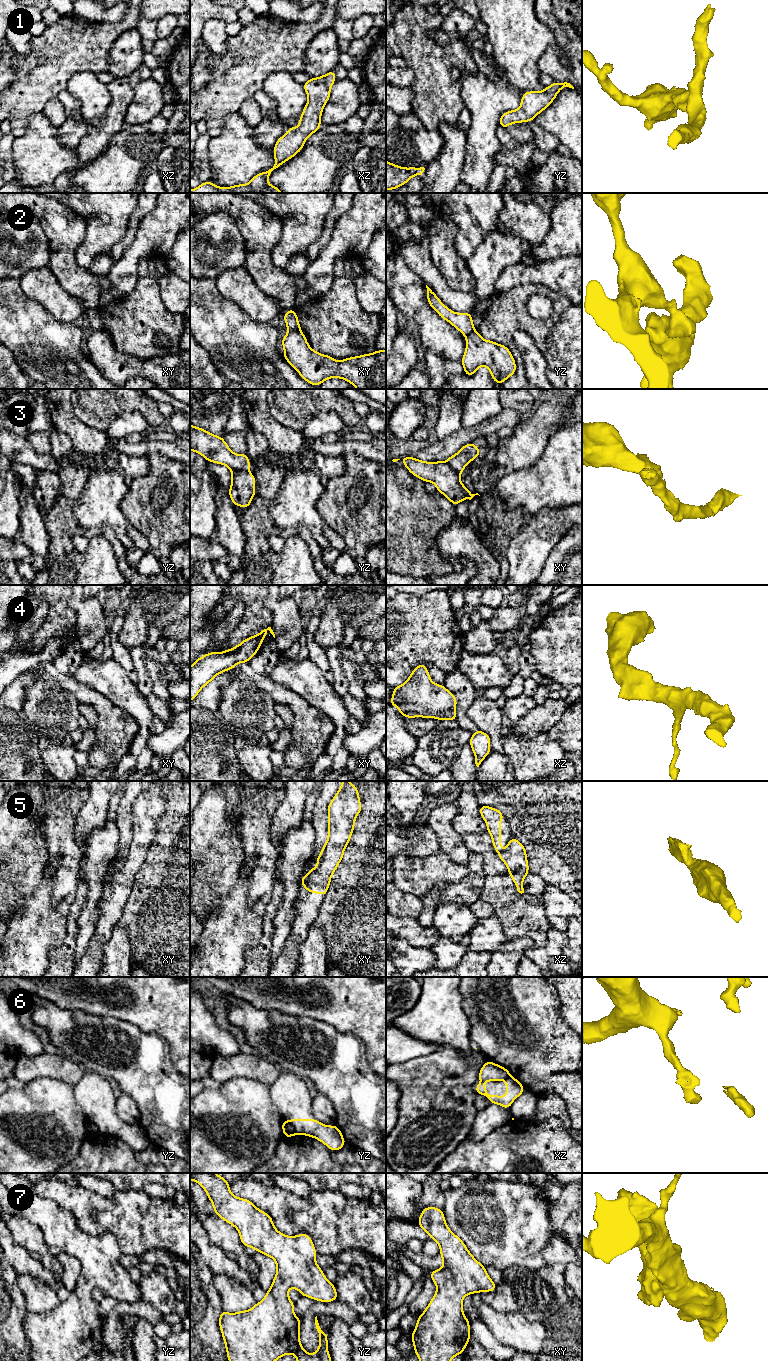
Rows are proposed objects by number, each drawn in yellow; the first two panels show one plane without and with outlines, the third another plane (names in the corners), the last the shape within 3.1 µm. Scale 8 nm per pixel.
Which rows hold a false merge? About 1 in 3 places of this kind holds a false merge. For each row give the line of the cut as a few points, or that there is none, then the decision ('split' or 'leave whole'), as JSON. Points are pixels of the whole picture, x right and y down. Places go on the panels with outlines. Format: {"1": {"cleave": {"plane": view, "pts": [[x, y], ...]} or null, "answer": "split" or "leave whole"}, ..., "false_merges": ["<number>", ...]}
{"1": {"cleave": null, "answer": "leave whole"}, "2": {"cleave": {"plane": "xy", "pts": [[288, 330], [300, 331]]}, "answer": "split"}, "3": {"cleave": {"plane": "yz", "pts": [[245, 469], [234, 469], [231, 471]]}, "answer": "split"}, "4": {"cleave": null, "answer": "leave whole"}, "5": {"cleave": {"plane": "xz", "pts": [[501, 851], [498, 853]]}, "answer": "split"}, "6": {"cleave": {"plane": "yz", "pts": [[286, 1121], [293, 1126], [295, 1134]]}, "answer": "split"}, "7": {"cleave": null, "answer": "leave whole"}, "false_merges": ["2", "3", "5", "6"]}

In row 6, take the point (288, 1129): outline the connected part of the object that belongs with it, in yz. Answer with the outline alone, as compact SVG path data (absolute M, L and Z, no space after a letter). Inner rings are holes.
M286 1120L282 1121L282 1130L285 1138L289 1138L295 1136L295 1129L294 1126L288 1123Z

